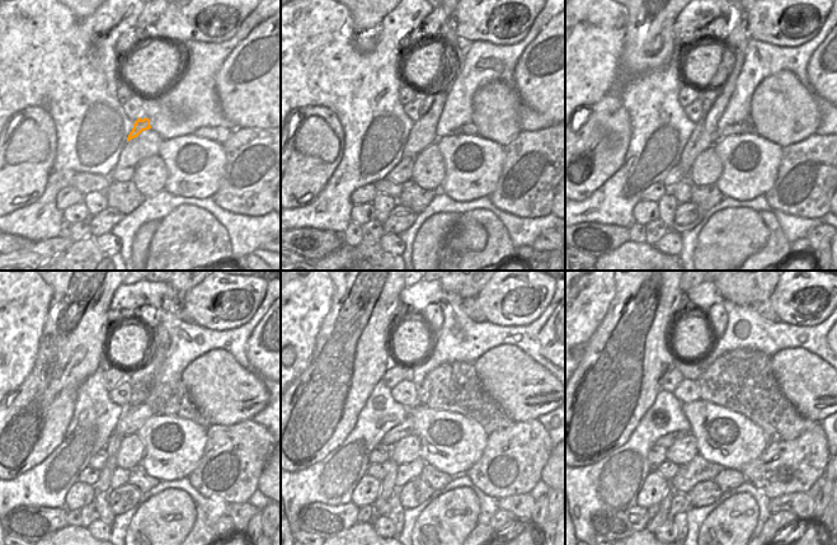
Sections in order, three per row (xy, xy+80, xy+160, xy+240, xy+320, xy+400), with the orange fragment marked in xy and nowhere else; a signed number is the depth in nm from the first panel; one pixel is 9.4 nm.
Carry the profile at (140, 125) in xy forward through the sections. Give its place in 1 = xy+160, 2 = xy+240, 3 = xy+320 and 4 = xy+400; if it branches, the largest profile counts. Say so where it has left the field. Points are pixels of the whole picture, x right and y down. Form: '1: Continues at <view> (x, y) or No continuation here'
1: Continues at xy+160 (705, 134)
2: Continues at xy+240 (114, 441)
3: Continues at xy+320 (389, 484)
4: Continues at xy+400 (663, 513).

